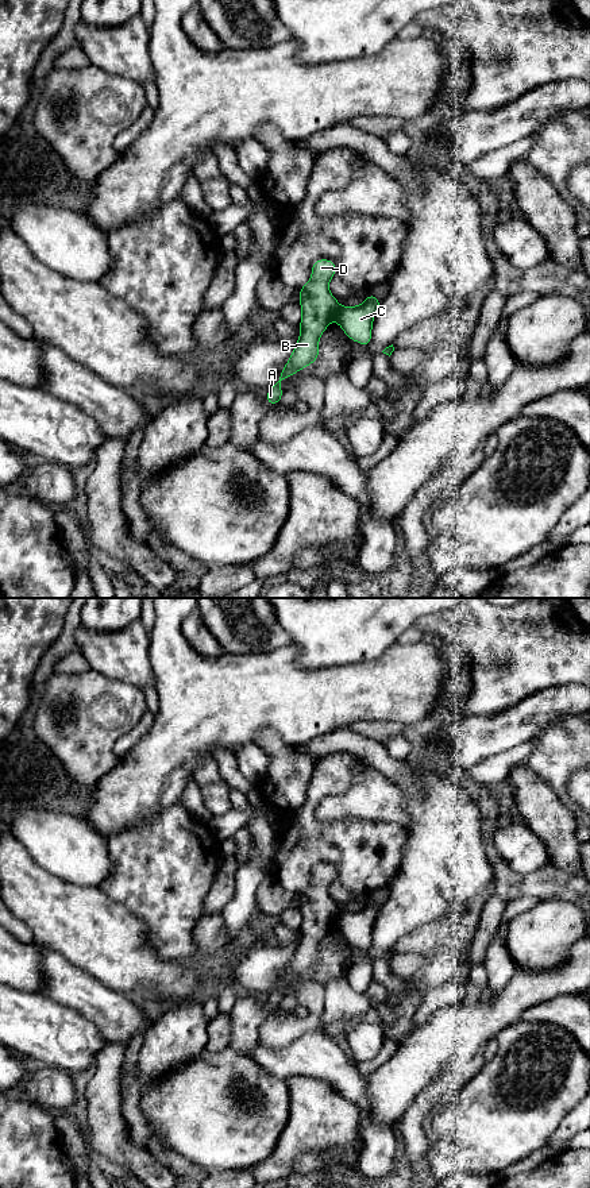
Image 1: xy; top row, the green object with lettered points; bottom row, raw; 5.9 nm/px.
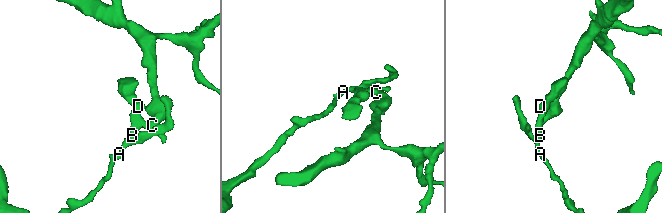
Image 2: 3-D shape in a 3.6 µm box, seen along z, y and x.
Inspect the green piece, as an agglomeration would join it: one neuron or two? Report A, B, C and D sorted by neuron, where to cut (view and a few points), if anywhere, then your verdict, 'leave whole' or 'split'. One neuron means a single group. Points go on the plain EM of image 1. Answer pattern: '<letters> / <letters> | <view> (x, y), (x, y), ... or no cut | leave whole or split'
A B D / C | xy (340, 911), (334, 922) | split

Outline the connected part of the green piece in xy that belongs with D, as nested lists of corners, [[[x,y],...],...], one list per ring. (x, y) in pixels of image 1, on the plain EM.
[[[319,864],[312,871],[312,882],[300,894],[300,910],[302,923],[301,938],[286,971],[278,980],[274,991],[266,998],[266,1006],[271,1010],[282,1003],[281,984],[286,984],[301,973],[316,967],[319,961],[319,944],[329,927],[335,923],[340,909],[331,899],[328,887],[336,878],[336,869],[329,864]]]

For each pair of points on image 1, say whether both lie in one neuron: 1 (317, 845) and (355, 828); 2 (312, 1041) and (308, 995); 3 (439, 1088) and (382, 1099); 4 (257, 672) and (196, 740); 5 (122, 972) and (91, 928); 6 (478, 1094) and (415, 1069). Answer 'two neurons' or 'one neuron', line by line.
1: one neuron
2: two neurons
3: two neurons
4: one neuron
5: one neuron
6: two neurons

